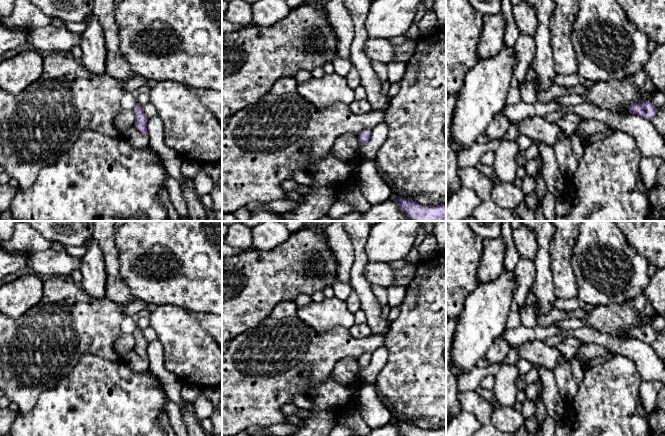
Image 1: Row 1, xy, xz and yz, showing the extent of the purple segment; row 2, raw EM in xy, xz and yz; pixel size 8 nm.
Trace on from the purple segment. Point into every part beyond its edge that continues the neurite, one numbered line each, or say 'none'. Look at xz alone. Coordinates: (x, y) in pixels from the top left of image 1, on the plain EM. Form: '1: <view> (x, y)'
none

